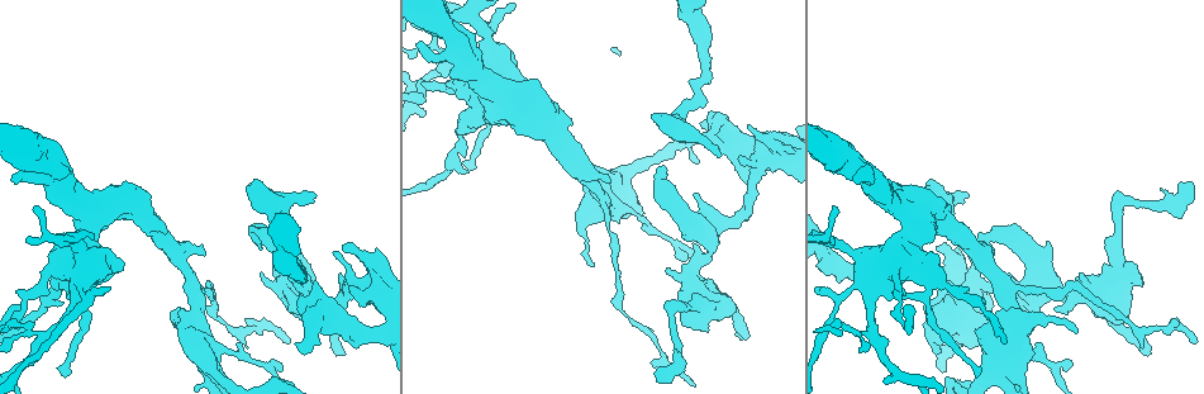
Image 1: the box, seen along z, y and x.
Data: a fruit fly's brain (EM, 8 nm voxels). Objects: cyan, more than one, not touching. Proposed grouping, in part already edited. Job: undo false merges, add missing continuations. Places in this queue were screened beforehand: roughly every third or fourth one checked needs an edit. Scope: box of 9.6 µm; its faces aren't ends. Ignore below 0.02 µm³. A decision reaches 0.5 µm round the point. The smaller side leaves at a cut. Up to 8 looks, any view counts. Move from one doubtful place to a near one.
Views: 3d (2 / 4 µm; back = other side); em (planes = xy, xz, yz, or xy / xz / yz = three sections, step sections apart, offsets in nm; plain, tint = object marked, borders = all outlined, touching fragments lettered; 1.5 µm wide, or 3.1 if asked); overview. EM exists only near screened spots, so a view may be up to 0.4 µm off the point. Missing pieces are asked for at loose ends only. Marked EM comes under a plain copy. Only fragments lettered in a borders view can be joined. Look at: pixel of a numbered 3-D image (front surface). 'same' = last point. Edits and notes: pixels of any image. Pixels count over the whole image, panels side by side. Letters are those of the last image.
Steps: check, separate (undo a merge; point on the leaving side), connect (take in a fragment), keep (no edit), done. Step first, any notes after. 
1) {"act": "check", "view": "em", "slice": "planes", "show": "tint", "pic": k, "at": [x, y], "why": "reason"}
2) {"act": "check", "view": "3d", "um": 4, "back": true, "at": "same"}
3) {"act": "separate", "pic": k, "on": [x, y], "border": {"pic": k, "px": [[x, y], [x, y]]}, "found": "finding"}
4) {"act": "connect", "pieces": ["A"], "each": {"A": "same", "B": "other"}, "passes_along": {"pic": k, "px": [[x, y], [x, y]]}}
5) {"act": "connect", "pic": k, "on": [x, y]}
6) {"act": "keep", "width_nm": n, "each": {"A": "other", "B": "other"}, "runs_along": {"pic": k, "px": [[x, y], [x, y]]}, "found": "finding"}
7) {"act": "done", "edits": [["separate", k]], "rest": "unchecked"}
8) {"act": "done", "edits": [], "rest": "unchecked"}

{"act": "check", "view": "em", "slice": "planes", "show": "borders", "pic": 1, "at": [197, 294], "why": "calibre changes"}

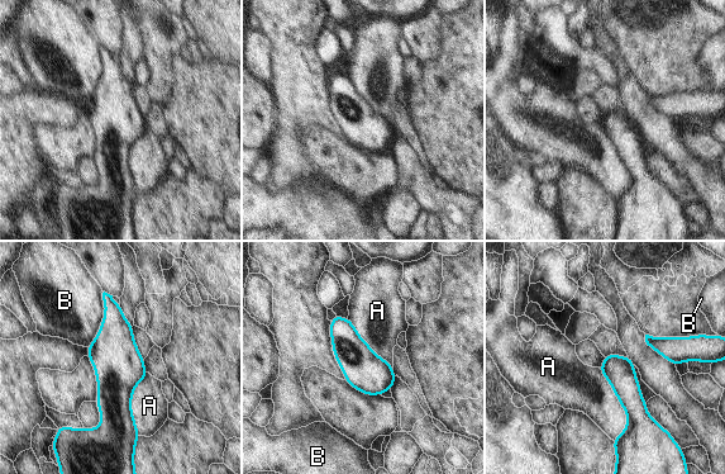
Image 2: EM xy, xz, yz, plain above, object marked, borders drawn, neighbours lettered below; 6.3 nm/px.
{"act": "keep", "width_nm": 190, "each": {"A": "other", "B": "other"}, "found": "one neuron here"}

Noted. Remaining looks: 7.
{"act": "check", "view": "em", "slice": "planes", "show": "borders", "pic": 1, "at": [261, 365]}

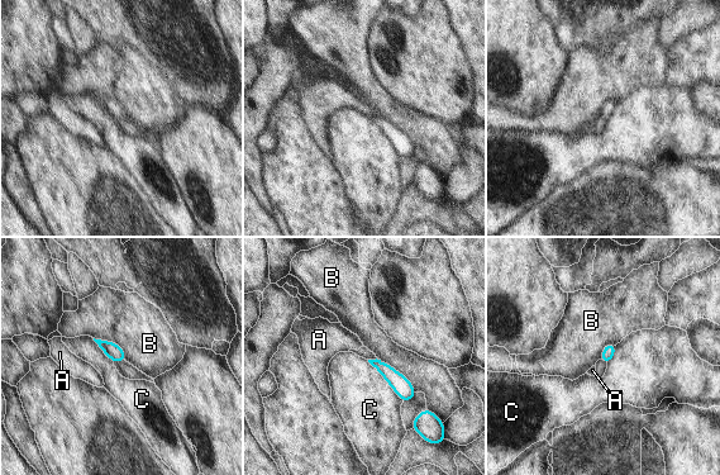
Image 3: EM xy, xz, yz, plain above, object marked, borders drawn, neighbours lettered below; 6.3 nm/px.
{"act": "keep", "each": {"A": "other", "B": "other", "C": "other"}, "runs_along": {"pic": 3, "px": [[375, 362], [410, 397]]}, "found": "all the same neuron"}

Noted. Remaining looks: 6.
{"act": "check", "view": "em", "slice": "planes", "show": "borders", "pic": 1, "at": [966, 196], "why": "free end"}

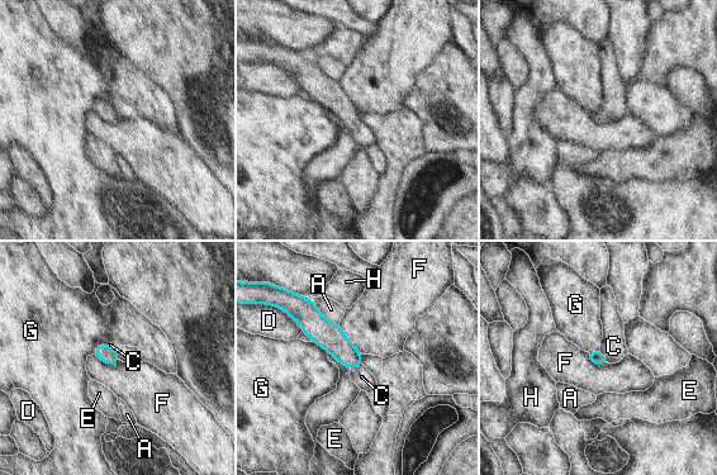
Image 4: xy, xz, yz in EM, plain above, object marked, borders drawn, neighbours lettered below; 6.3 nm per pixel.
{"act": "connect", "pieces": ["C"], "longest_contact_nm": ["F", 240], "each": {"A": "other", "C": "same", "D": "other", "E": "other", "F": "other", "G": "other", "H": "other"}, "passes_along": {"pic": 4, "px": [[597, 357], [604, 356], [613, 346]]}, "found": "the neuron continues"}

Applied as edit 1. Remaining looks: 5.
{"act": "done", "edits": [["connect", 4]], "rest": "unchecked"}

